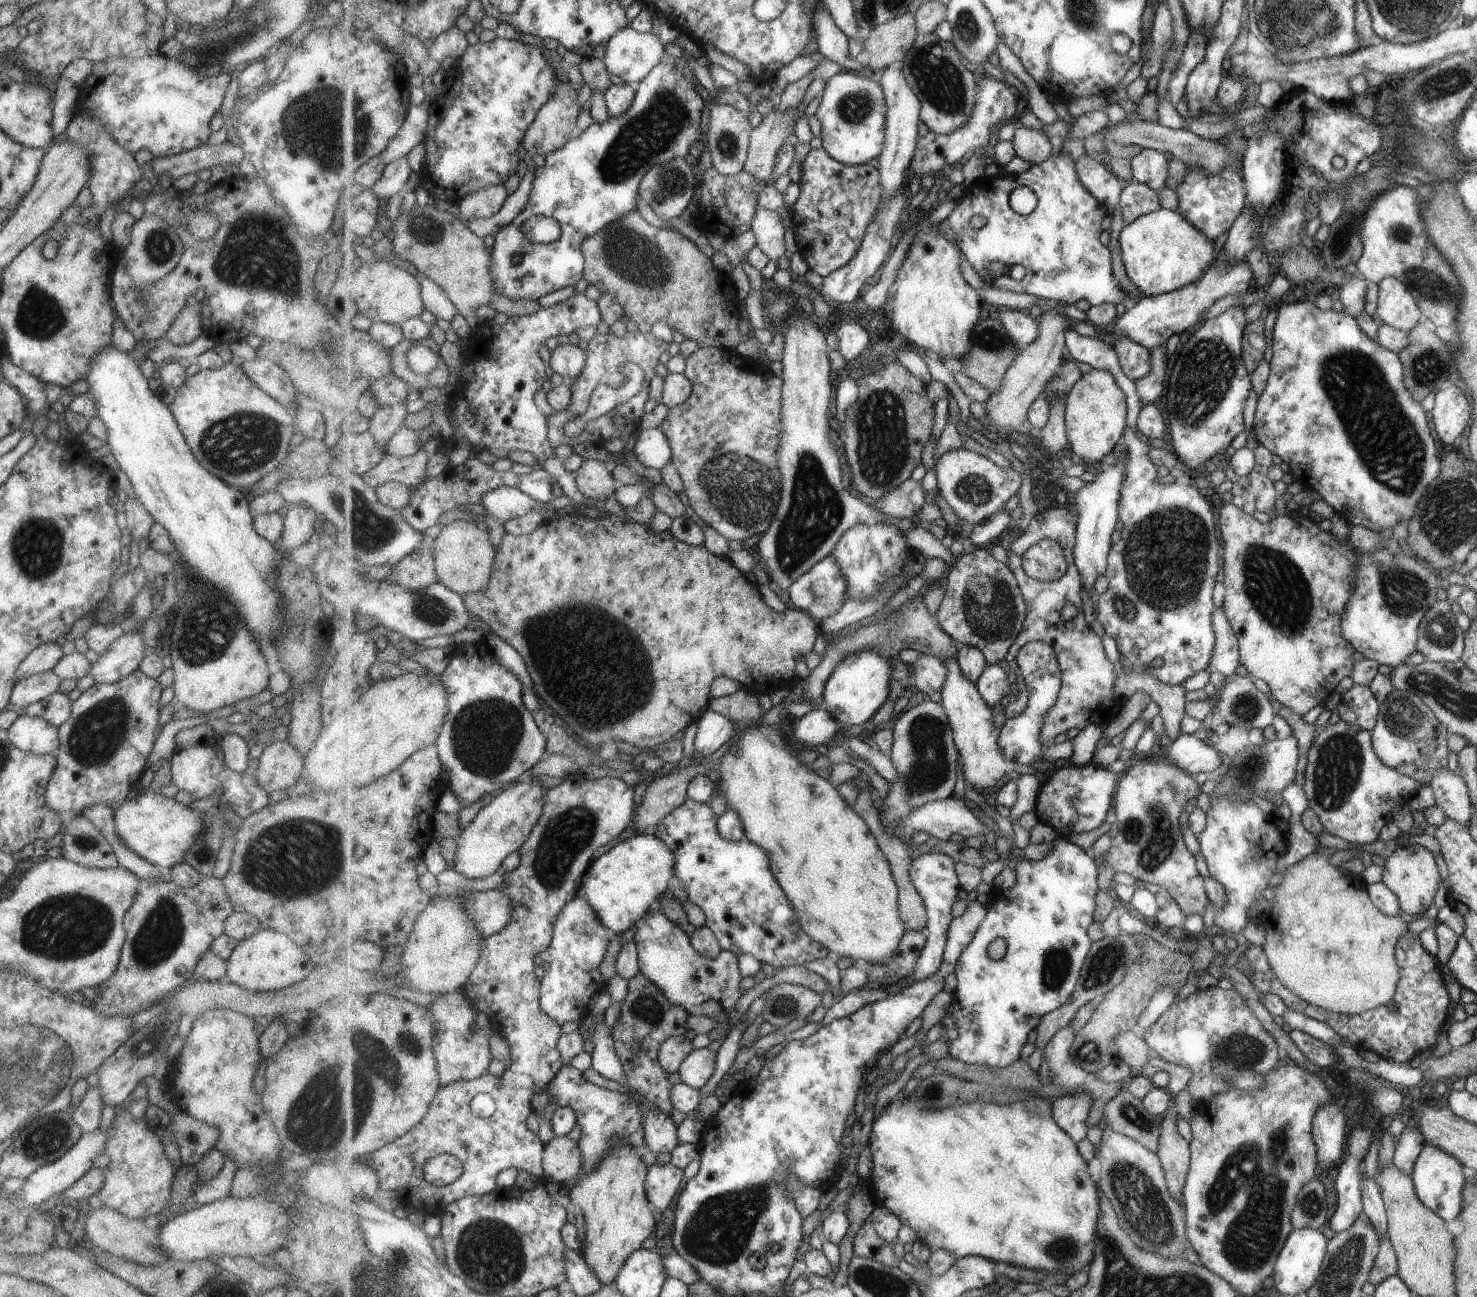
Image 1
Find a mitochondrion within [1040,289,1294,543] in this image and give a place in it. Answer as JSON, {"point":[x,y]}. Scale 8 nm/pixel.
{"point":[1209,367]}

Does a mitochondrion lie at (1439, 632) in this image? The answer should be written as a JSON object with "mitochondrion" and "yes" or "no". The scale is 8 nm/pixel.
{"mitochondrion":"yes"}

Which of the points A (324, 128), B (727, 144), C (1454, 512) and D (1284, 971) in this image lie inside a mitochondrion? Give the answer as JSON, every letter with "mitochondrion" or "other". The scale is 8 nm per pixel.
{"A":"mitochondrion","B":"mitochondrion","C":"mitochondrion","D":"other"}

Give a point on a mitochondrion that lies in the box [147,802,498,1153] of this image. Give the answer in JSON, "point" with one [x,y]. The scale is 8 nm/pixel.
{"point":[321,1112]}

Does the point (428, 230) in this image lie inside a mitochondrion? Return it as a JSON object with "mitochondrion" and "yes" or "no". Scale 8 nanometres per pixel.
{"mitochondrion":"yes"}

